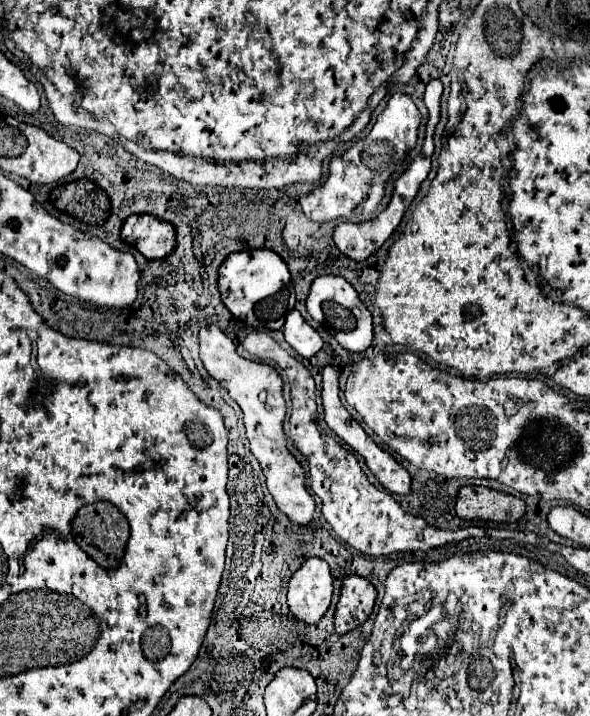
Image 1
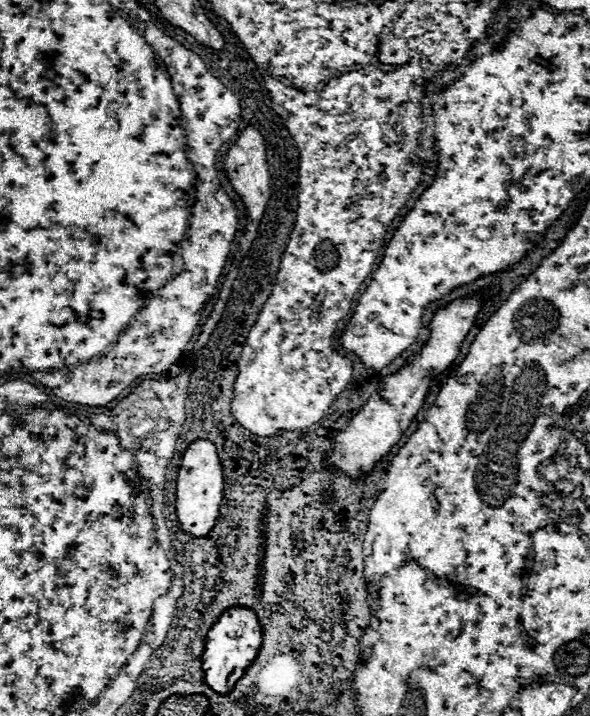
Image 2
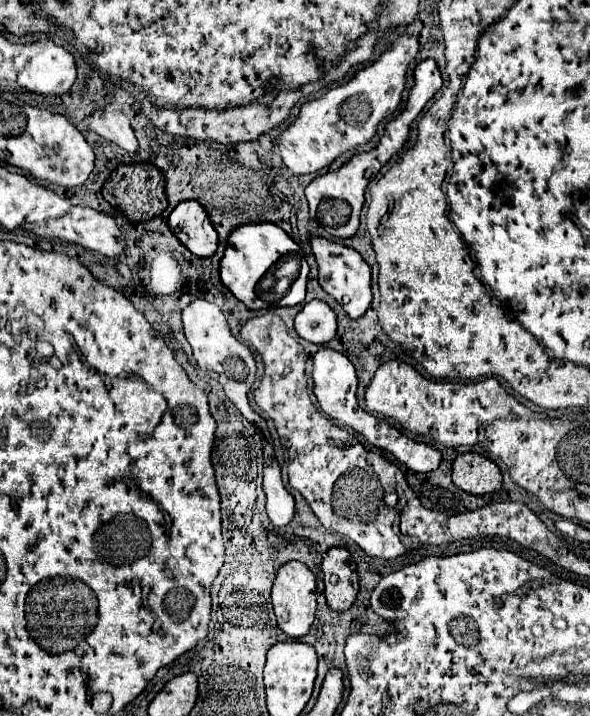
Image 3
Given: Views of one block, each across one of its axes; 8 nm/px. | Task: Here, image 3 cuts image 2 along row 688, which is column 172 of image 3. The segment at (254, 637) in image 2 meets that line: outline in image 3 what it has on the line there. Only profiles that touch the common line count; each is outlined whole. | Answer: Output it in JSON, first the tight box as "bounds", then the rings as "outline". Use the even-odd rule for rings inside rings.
{"bounds":[168,202,218,258],"outline":[[[180,202],[170,214],[168,226],[176,238],[196,256],[206,258],[218,248],[218,232],[214,230],[208,212],[200,202]]]}

